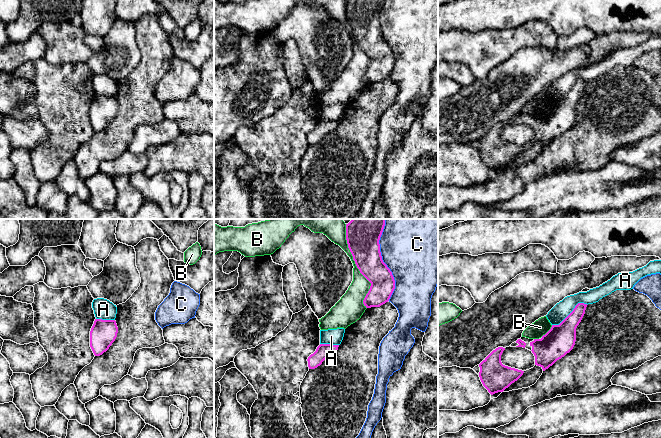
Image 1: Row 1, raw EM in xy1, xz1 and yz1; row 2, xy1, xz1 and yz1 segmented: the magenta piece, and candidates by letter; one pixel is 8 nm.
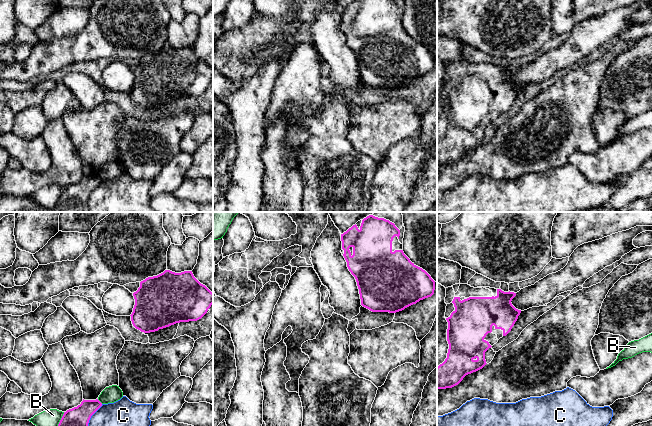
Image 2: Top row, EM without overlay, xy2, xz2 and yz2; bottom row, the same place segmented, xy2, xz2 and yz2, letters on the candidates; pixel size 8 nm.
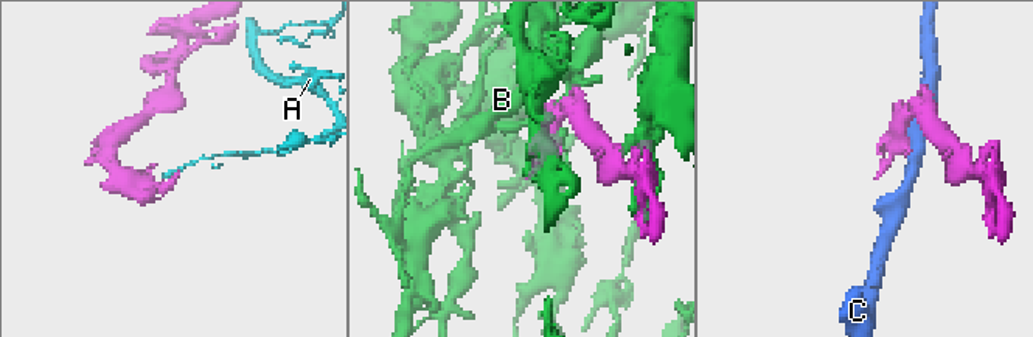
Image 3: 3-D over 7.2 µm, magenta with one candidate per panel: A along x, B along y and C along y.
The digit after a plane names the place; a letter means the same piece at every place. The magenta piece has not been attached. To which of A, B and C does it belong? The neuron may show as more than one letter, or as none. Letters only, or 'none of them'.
none of them

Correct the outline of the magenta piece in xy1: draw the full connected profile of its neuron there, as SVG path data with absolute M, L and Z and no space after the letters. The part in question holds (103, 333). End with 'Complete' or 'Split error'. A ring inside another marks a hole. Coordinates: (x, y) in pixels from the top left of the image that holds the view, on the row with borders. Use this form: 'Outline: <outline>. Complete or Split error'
Outline: M95 319L90 331L90 347L95 356L106 352L115 341L118 327L115 320Z. Complete

